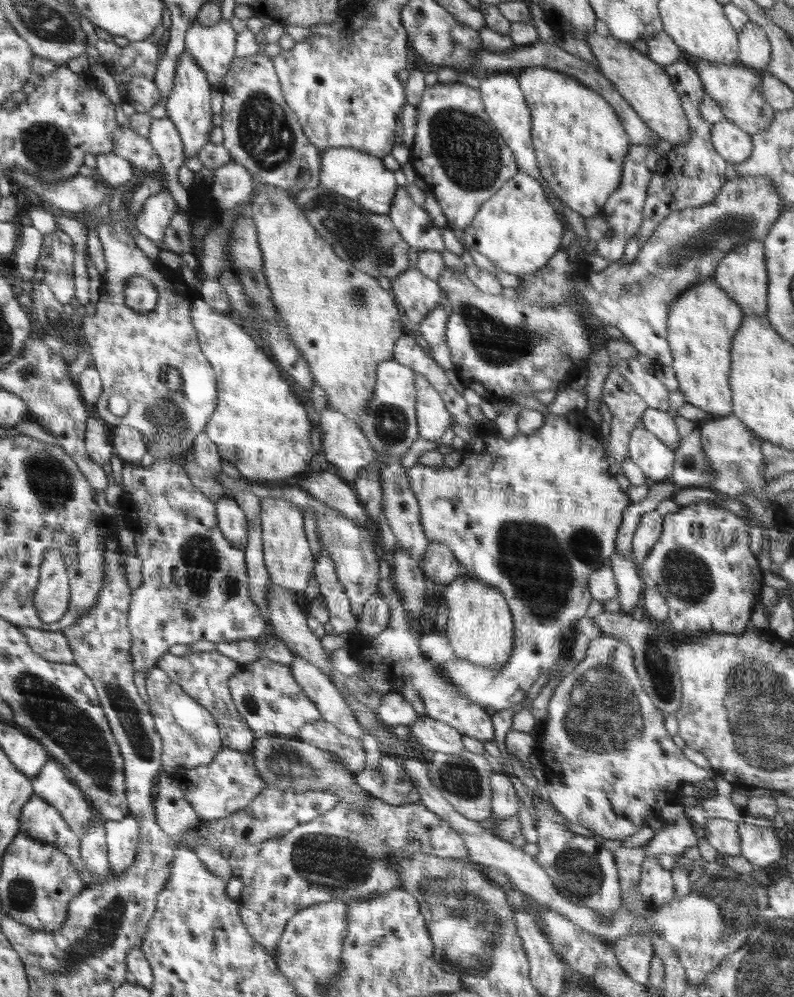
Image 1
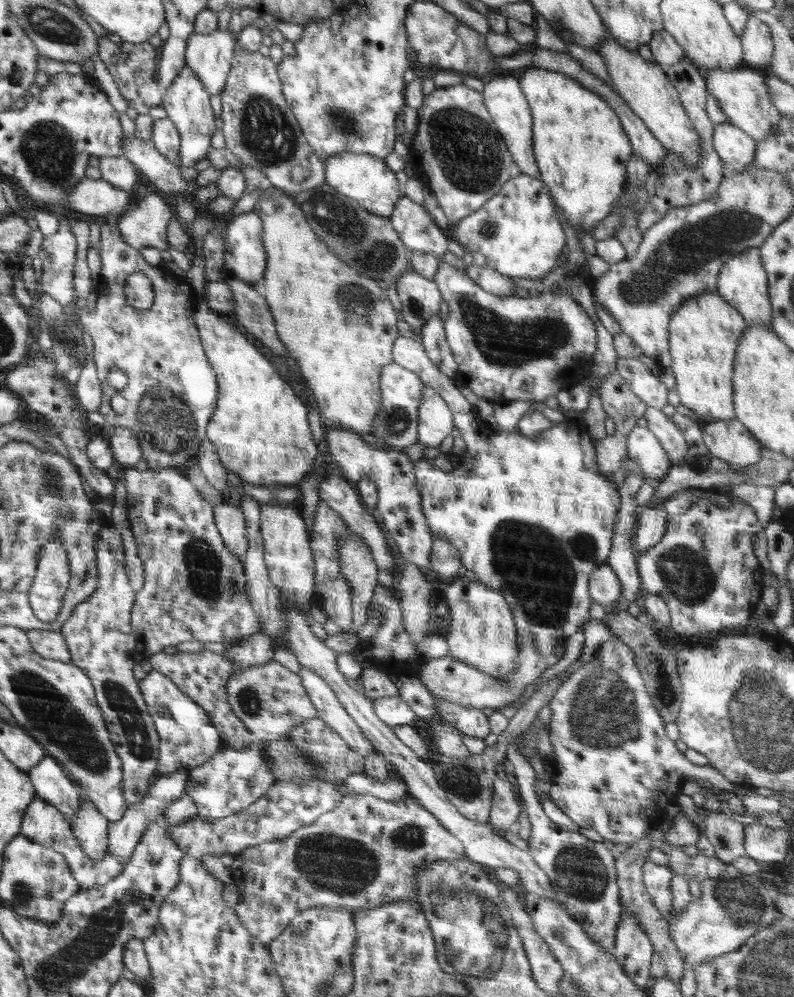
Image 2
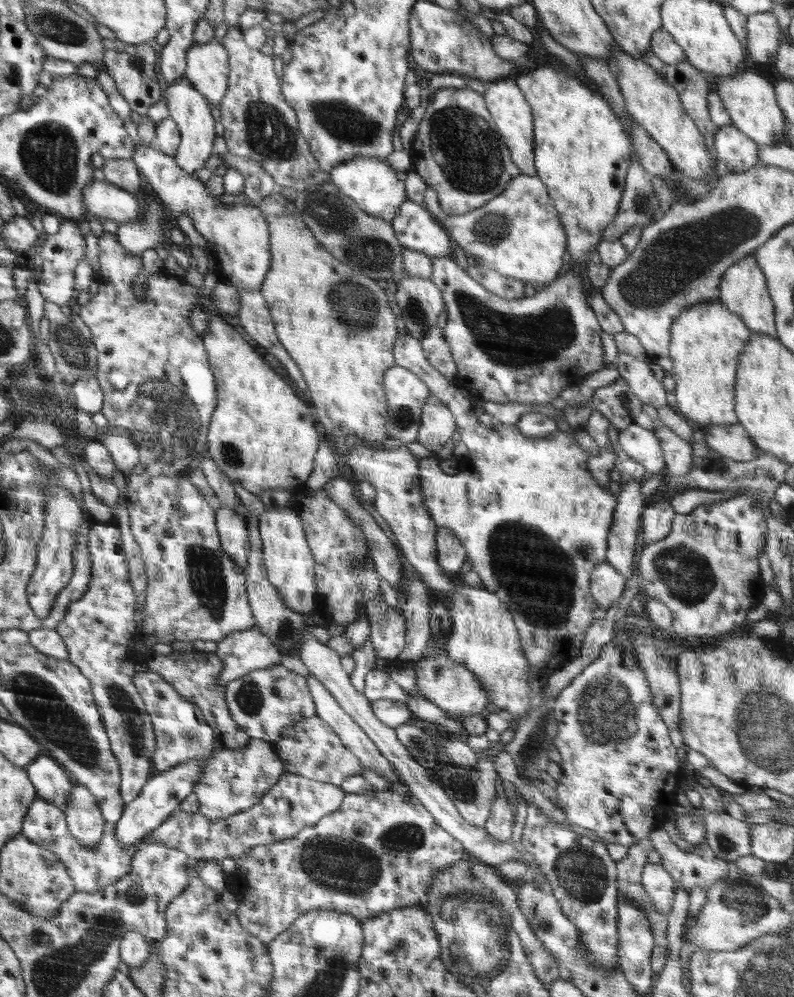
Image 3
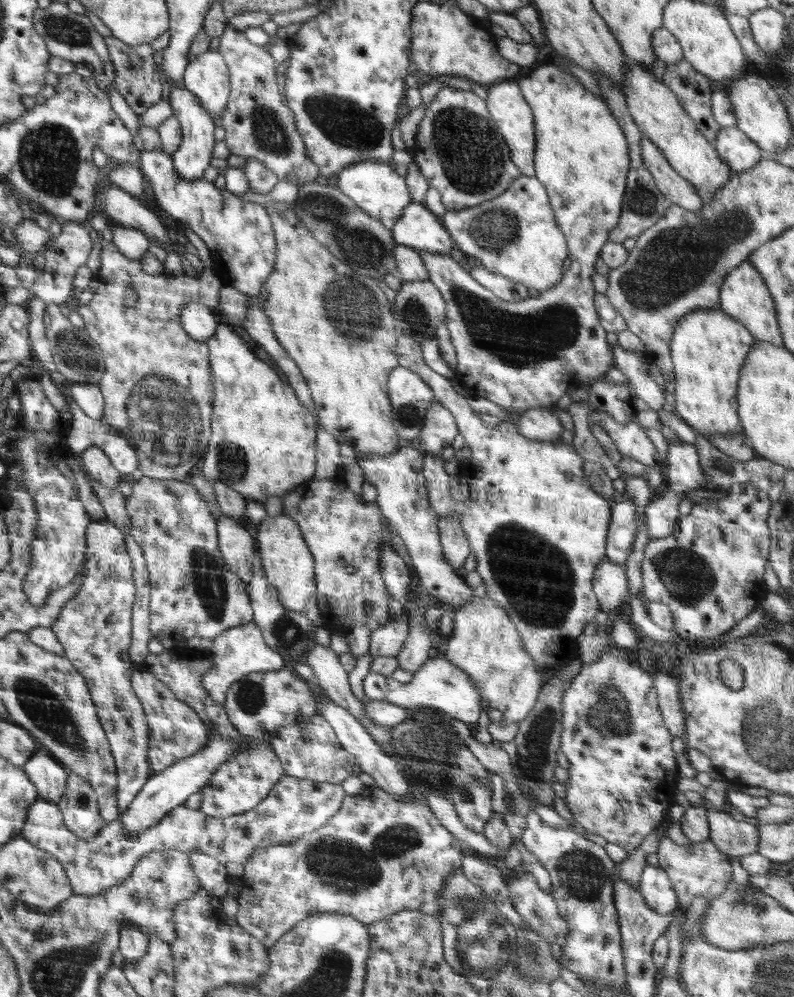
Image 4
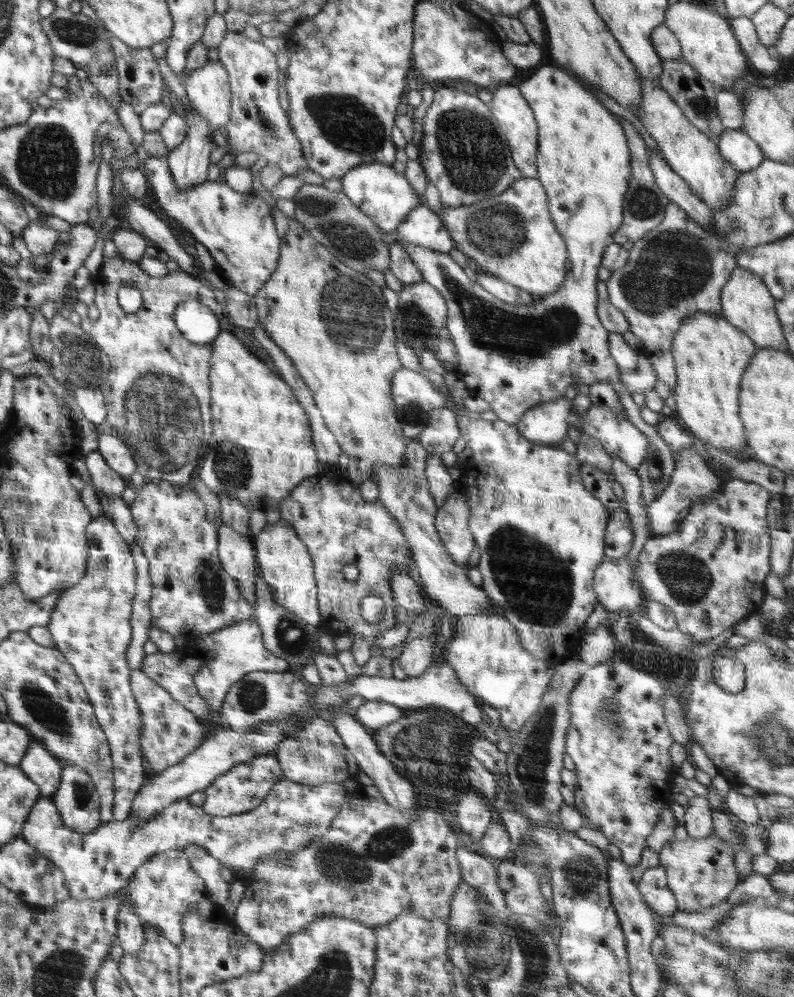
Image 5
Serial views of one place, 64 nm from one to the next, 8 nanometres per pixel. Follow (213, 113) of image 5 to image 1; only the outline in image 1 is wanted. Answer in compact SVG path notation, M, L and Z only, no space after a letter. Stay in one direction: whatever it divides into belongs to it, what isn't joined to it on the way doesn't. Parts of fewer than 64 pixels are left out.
M194 19L186 30L185 50L204 69L210 88L220 90L232 60L235 58L236 31L228 20L203 26Z

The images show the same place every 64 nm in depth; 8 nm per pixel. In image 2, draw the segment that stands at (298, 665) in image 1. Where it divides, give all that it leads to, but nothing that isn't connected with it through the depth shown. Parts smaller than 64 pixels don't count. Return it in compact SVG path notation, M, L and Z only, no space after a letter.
M300 667L298 676L316 707L316 716L331 726L346 741L350 749L362 753L364 758L377 752L370 740L364 736L362 729L342 707L332 687L320 675L310 668Z

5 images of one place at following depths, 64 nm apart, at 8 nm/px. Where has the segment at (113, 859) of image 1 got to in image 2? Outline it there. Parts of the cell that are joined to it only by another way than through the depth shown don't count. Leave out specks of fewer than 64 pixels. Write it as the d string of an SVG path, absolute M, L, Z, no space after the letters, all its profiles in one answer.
M177 770L176 772L162 773L162 776L157 778L153 784L150 784L149 792L146 792L145 800L140 804L130 804L126 808L122 819L117 821L109 821L107 830L107 848L109 852L115 856L116 861L124 867L134 853L136 846L145 834L150 823L162 822L166 807L176 801L178 797L186 794L186 781L190 779L190 771Z

